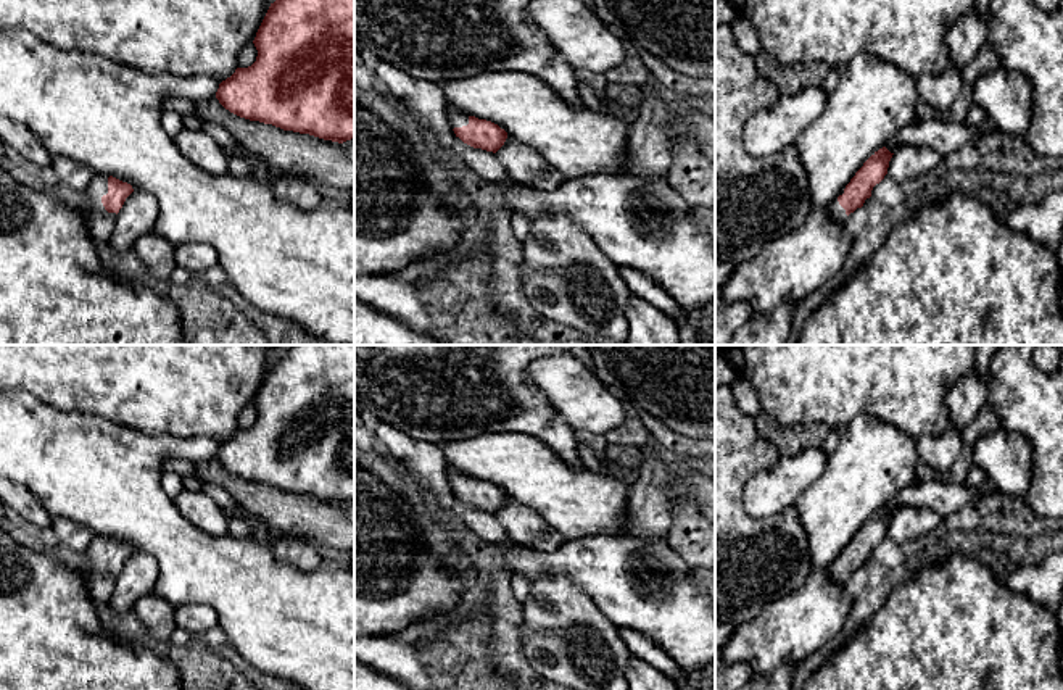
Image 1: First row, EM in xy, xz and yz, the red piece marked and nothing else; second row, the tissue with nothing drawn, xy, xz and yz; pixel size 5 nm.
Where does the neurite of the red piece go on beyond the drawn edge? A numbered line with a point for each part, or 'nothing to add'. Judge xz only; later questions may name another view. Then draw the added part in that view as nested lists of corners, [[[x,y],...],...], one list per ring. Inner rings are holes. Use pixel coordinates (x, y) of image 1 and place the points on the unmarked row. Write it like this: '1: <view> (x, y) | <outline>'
1: xz (456, 481) | [[[448,466],[448,480],[451,488],[462,488],[469,485],[469,477],[464,474],[459,474],[457,471],[454,471],[453,468]]]

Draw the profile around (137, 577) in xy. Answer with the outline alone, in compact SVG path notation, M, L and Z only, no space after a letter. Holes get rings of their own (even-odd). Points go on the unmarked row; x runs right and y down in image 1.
M134 551L116 576L116 585L108 600L116 614L134 609L134 605L151 593L158 579L158 563L153 556Z

